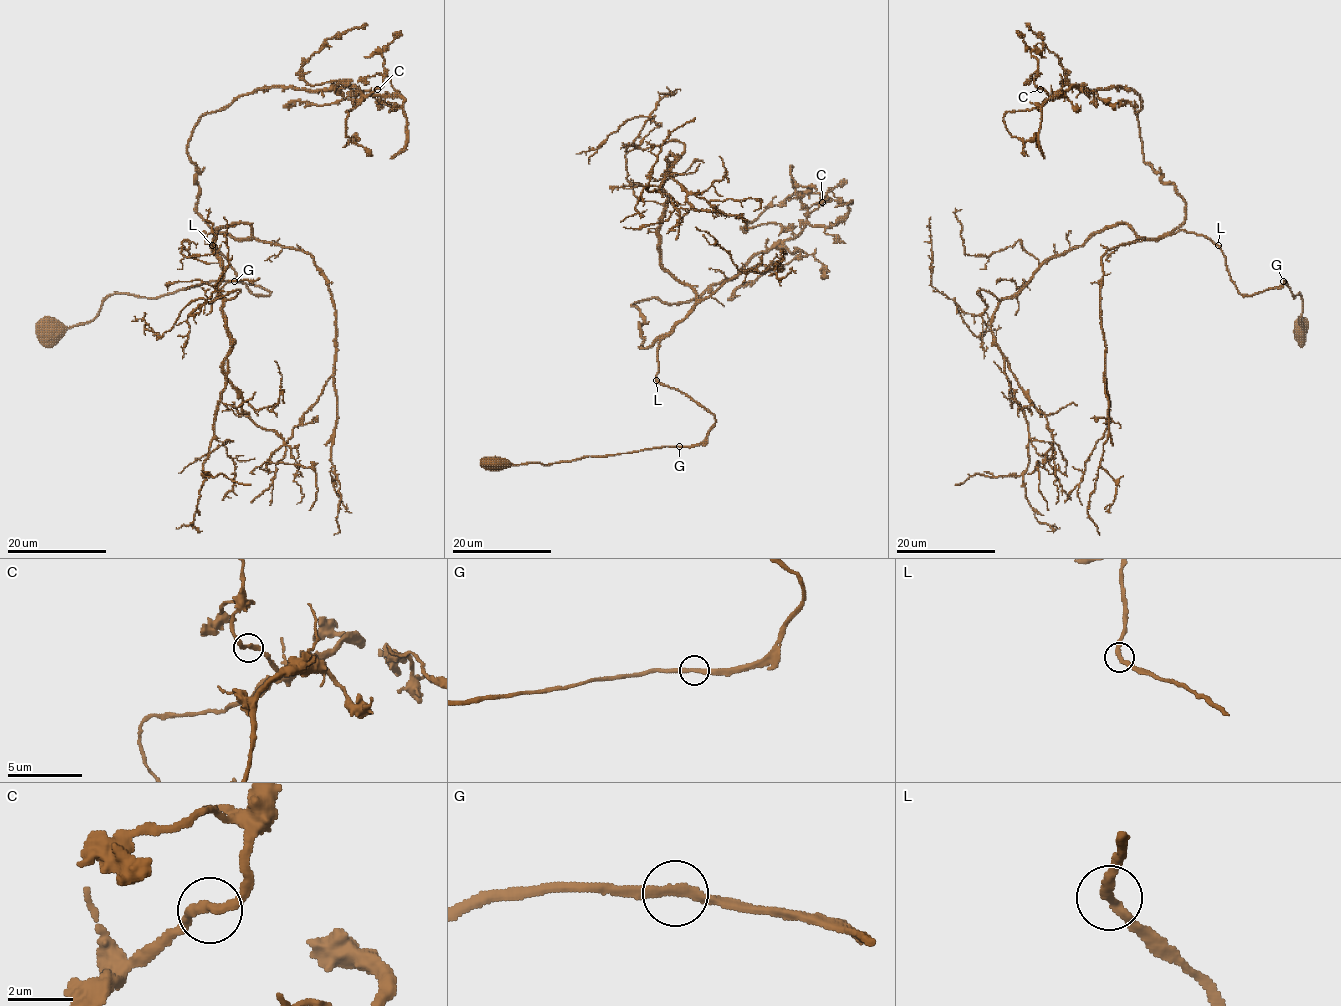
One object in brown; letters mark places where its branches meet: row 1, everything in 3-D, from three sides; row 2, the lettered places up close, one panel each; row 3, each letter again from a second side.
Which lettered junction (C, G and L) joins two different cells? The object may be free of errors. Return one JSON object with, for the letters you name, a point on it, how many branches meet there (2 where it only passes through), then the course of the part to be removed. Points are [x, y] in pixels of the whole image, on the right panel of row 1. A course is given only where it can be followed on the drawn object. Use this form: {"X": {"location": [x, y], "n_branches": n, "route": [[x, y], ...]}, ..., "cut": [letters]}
{"cut": []}

